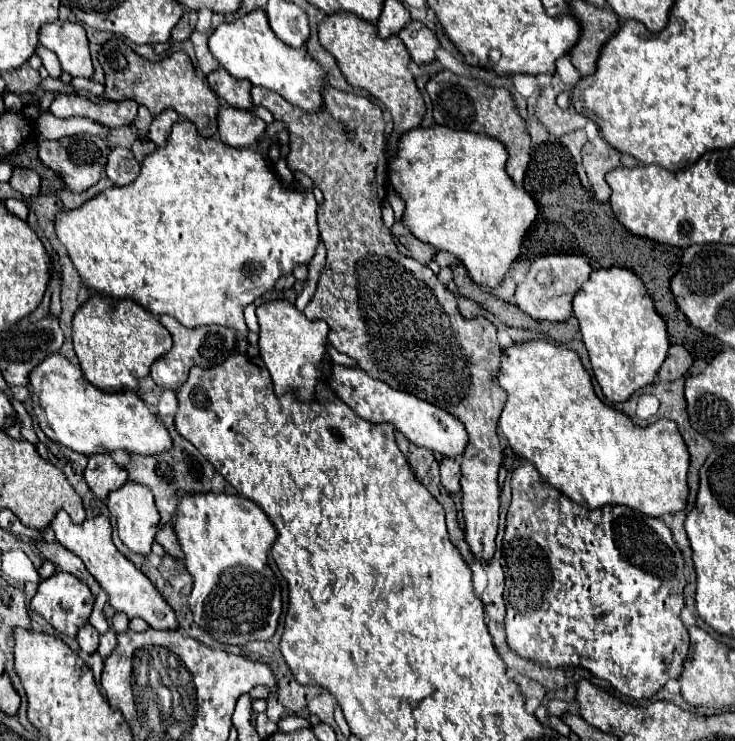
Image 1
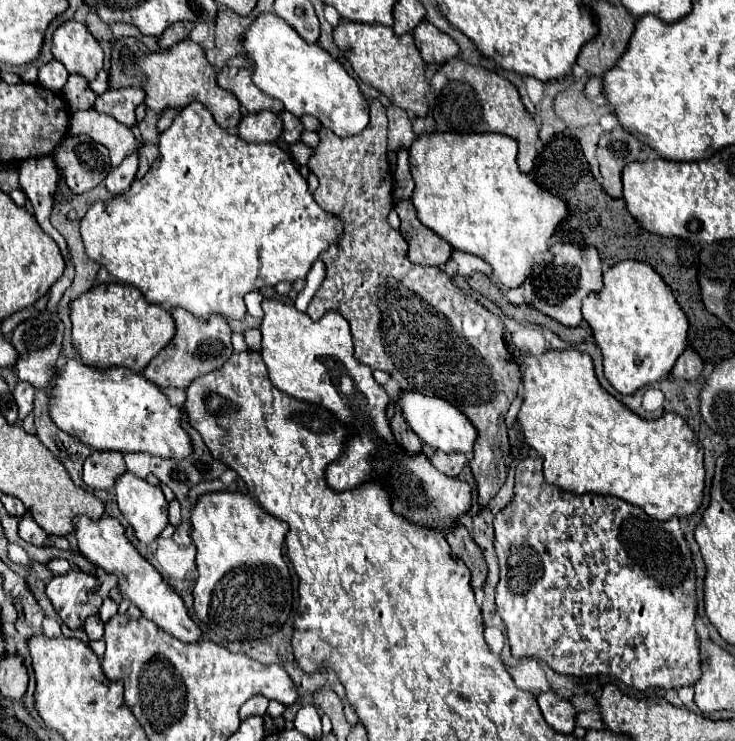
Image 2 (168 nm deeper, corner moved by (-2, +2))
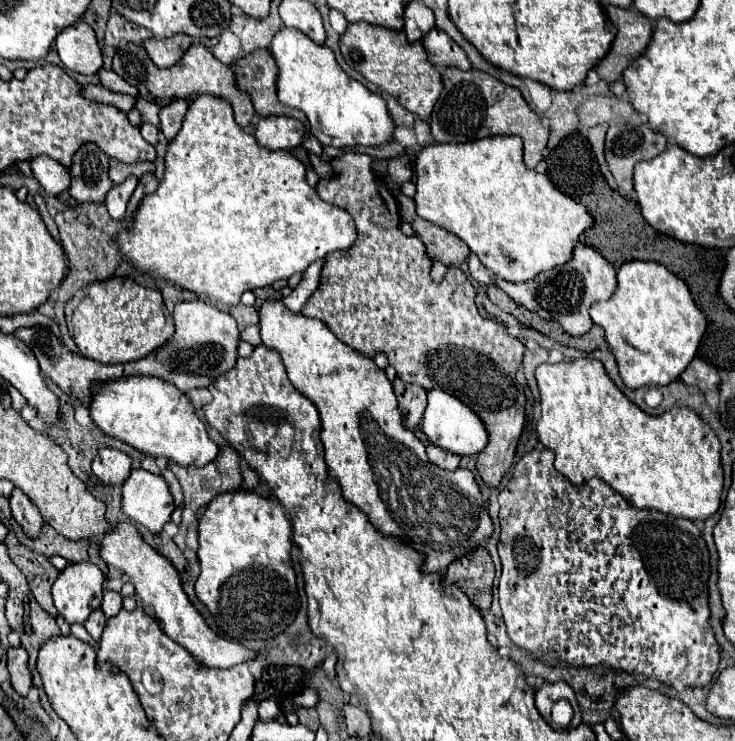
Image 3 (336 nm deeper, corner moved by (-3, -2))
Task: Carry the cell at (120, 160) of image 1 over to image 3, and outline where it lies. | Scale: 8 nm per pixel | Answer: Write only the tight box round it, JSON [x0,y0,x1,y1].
[105,175,139,221]

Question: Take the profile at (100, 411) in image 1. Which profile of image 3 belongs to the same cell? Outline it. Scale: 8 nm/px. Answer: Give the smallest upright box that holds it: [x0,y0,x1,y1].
[91,377,219,467]

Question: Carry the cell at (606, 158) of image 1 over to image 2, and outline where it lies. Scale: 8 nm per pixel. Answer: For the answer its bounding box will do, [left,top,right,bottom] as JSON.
[598,127,652,199]

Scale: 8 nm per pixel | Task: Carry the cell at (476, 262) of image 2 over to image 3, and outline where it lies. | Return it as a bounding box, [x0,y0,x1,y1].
[467,245,617,335]

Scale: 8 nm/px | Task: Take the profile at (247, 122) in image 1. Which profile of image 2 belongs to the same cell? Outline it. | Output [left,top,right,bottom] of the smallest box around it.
[238,111,282,143]

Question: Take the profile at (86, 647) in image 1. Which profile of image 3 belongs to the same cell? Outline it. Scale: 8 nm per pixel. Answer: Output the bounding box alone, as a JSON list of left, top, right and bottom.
[85,609,107,641]

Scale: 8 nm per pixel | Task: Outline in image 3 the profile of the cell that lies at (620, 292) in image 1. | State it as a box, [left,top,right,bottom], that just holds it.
[589,261,707,389]

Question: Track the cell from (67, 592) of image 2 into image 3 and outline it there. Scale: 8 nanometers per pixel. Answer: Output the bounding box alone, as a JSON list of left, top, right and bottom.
[53,561,105,623]

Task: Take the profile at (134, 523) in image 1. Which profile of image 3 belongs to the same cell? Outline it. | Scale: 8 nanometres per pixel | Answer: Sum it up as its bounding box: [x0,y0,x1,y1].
[123,467,175,533]

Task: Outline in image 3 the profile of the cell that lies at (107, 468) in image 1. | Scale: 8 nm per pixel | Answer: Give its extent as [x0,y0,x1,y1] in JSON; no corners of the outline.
[91,447,131,485]

